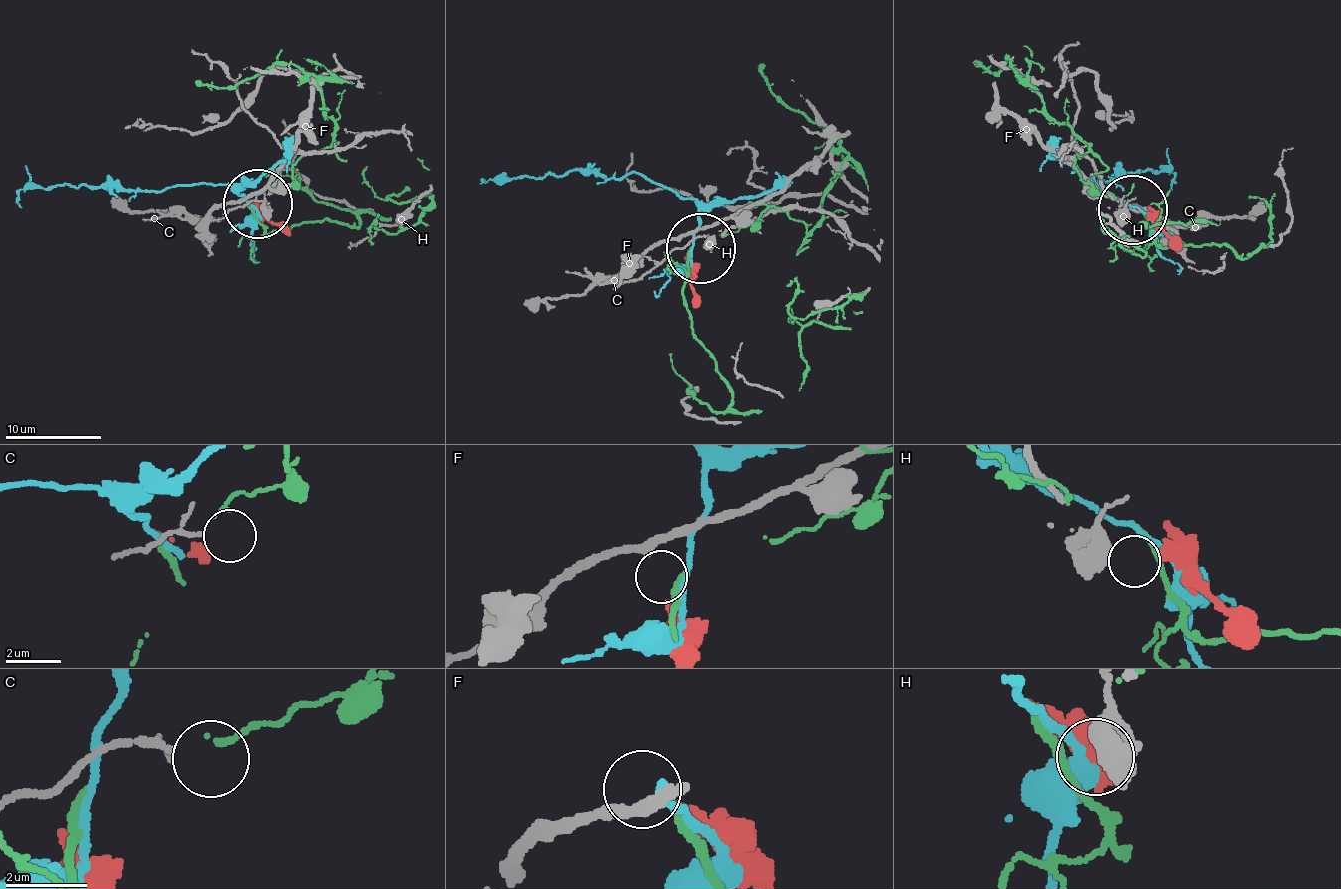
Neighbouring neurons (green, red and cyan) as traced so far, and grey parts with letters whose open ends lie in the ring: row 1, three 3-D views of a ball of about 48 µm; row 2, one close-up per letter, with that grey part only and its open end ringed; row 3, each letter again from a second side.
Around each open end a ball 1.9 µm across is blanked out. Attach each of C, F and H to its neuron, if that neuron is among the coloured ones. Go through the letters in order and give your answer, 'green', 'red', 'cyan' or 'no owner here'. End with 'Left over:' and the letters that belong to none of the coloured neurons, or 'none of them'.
C: no owner here
F: red
H: no owner here
Left over: C, H

